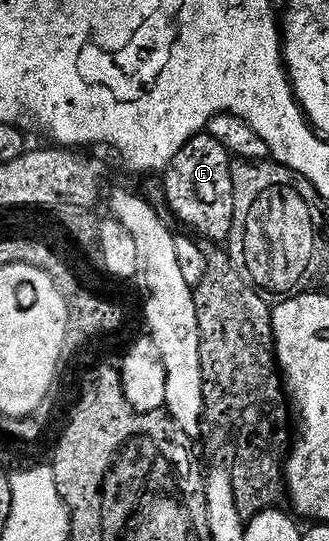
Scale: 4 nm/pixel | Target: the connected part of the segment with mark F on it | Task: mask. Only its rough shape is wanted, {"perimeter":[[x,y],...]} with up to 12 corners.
{"perimeter":[[208,132],[163,174],[168,208],[209,241],[233,231],[231,155]]}

